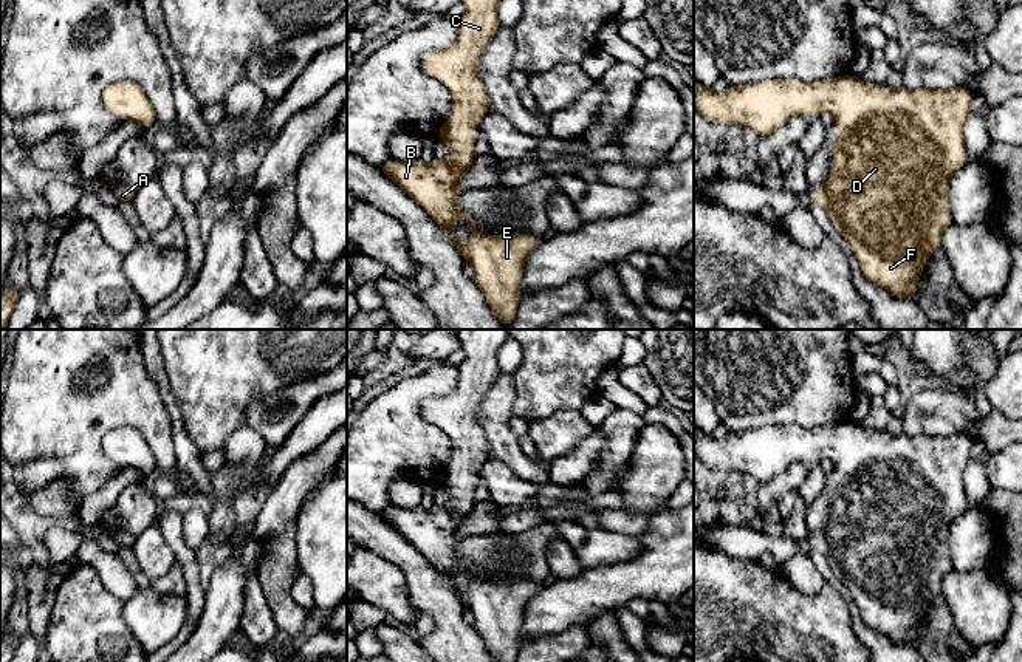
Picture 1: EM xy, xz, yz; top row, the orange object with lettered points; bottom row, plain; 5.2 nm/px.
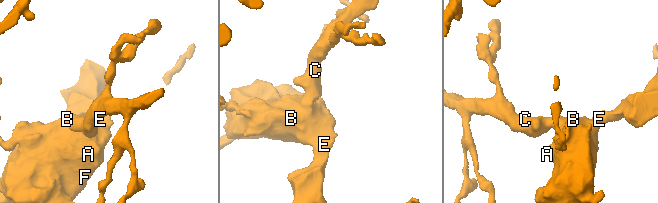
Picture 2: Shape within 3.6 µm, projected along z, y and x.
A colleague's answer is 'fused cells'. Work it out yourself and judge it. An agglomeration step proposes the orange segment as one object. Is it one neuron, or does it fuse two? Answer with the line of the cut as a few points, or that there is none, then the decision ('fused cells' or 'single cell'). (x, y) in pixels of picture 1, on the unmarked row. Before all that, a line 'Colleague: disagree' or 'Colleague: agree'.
Colleague: disagree
no cut | single cell

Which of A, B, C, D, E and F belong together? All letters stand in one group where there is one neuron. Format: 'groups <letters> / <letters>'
groups A B C D E F

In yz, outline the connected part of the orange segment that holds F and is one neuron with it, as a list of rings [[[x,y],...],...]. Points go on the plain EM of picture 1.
[[[849,419],[808,430],[799,425],[765,425],[754,432],[728,432],[723,439],[694,427],[694,452],[714,470],[731,470],[770,483],[794,462],[833,462],[838,475],[833,490],[830,527],[819,538],[808,538],[811,551],[822,554],[853,597],[864,623],[898,645],[915,647],[917,630],[932,599],[941,592],[943,578],[954,569],[948,535],[954,520],[968,509],[963,473],[971,462],[972,439],[960,432],[948,436],[923,433],[890,435],[861,427]]]

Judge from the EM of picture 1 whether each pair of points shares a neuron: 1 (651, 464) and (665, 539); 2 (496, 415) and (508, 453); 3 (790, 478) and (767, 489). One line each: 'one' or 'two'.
1: two
2: one
3: one

